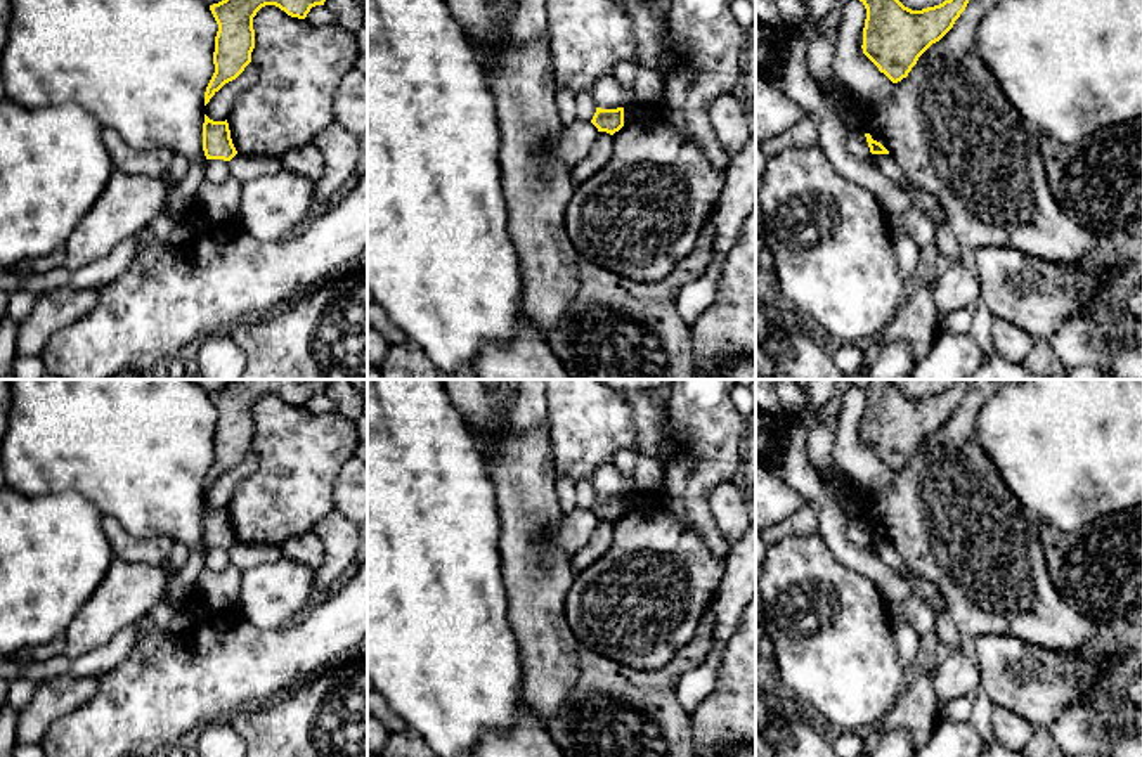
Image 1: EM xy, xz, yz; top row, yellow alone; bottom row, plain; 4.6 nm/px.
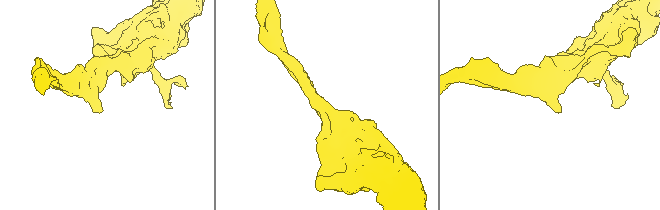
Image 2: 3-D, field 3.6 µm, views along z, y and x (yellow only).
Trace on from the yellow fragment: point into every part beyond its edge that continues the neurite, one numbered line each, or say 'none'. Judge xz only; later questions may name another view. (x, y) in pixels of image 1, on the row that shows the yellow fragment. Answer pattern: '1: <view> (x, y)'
none

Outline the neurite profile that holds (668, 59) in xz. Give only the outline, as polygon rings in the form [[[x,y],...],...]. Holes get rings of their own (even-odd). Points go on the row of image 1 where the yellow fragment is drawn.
[[[669,33],[662,38],[662,50],[659,55],[659,64],[657,69],[662,74],[671,73],[672,69],[676,69],[679,66],[679,57],[676,55],[676,52],[672,50],[672,40],[669,36]]]

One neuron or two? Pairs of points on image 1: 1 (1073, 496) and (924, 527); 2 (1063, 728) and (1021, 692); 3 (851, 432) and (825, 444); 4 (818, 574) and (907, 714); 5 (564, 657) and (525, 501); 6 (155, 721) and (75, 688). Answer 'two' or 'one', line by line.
1: two
2: two
3: two
4: two
5: one
6: two

